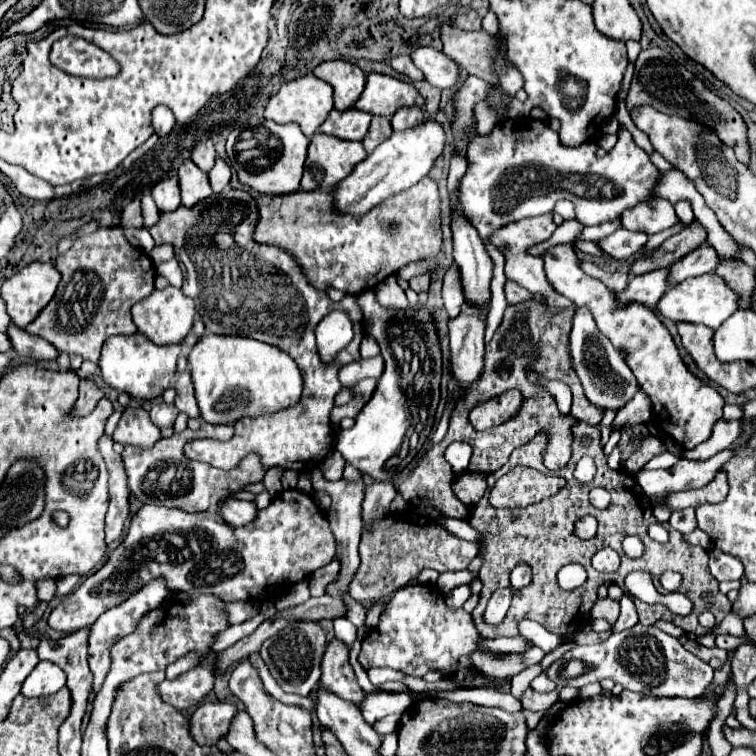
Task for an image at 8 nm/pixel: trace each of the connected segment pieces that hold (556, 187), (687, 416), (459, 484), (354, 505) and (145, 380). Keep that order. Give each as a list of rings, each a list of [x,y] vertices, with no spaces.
[[[508,119],[496,125],[488,135],[476,137],[468,147],[468,171],[458,189],[458,209],[466,213],[466,219],[478,229],[482,241],[486,241],[486,251],[492,251],[490,235],[510,221],[518,221],[522,217],[544,215],[554,209],[554,203],[560,199],[570,199],[576,209],[576,221],[582,225],[600,225],[606,221],[616,221],[622,217],[626,209],[642,201],[652,201],[656,197],[656,187],[660,181],[658,167],[650,161],[650,157],[634,143],[630,131],[620,125],[618,143],[604,157],[596,157],[596,145],[586,143],[578,147],[562,145],[556,131],[548,127],[544,121],[536,119]]]
[[[570,243],[556,245],[544,255],[544,269],[550,285],[564,297],[568,297],[574,307],[586,305],[590,309],[598,329],[606,335],[616,349],[626,349],[628,367],[636,375],[640,389],[650,397],[654,407],[656,423],[672,435],[682,447],[692,449],[698,443],[704,443],[712,435],[712,427],[718,419],[722,419],[724,399],[712,387],[706,387],[698,377],[694,377],[672,341],[672,335],[662,325],[660,317],[646,309],[644,305],[622,305],[622,309],[614,309],[614,291],[608,289],[602,281],[586,275],[578,267],[578,257]]]
[[[466,471],[464,475],[460,475],[452,481],[452,491],[466,505],[476,505],[482,499],[482,495],[486,493],[486,475]]]
[[[320,469],[310,471],[310,481],[314,491],[326,491],[332,497],[332,507],[328,513],[328,521],[330,521],[330,529],[336,537],[336,559],[340,561],[340,573],[338,579],[332,581],[326,587],[326,595],[330,597],[340,597],[340,601],[344,601],[344,597],[348,595],[348,585],[354,579],[354,573],[358,571],[360,565],[360,557],[358,557],[358,543],[360,543],[360,535],[362,535],[362,521],[360,521],[360,503],[364,499],[364,481],[360,483],[346,483],[344,479],[340,481],[326,481],[322,477]]]
[[[132,333],[130,337],[110,337],[102,347],[100,373],[108,387],[128,393],[134,399],[154,399],[162,395],[176,375],[176,359],[180,355],[180,345],[156,345],[142,333]]]

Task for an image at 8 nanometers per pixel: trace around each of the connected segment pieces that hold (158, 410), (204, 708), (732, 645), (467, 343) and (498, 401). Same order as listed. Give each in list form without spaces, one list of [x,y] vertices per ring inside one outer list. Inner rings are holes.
[[[154,403],[150,409],[150,417],[152,417],[154,425],[158,425],[160,429],[172,427],[176,417],[178,417],[178,409],[174,405],[168,405],[168,403]]]
[[[204,701],[190,717],[190,735],[198,745],[216,745],[216,739],[228,733],[230,721],[238,709],[230,703]]]
[[[724,633],[724,635],[718,635],[718,637],[716,637],[716,647],[722,647],[722,649],[736,649],[738,645],[742,645],[742,641],[746,641],[748,645],[754,645],[754,643],[750,643],[748,637],[734,637],[734,635]]]
[[[466,300],[460,315],[448,323],[450,327],[450,351],[452,373],[462,385],[462,393],[470,389],[484,367],[484,331],[486,331],[488,307],[474,309]]]
[[[510,389],[498,397],[492,397],[486,403],[476,405],[469,413],[469,421],[479,431],[496,427],[514,417],[514,413],[518,413],[520,409],[520,403],[522,403],[520,391]]]

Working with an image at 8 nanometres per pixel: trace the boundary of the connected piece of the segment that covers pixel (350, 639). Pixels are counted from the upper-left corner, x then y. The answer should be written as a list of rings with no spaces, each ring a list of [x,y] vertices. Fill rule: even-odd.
[[[346,618],[334,619],[333,627],[336,637],[343,641],[350,650],[357,637],[356,627]]]

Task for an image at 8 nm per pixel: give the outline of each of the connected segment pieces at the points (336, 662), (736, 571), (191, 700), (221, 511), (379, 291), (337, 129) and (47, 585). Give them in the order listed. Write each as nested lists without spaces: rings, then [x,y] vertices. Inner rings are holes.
[[[334,639],[326,647],[326,653],[322,659],[320,685],[326,685],[330,693],[338,693],[338,697],[344,697],[346,701],[354,701],[356,707],[358,707],[358,701],[366,697],[348,661],[348,649],[338,639]]]
[[[710,549],[710,573],[718,579],[718,581],[738,581],[744,573],[744,567],[738,559],[724,555],[718,549]]]
[[[202,665],[194,667],[192,671],[180,675],[174,681],[162,681],[158,685],[158,693],[162,701],[170,703],[174,709],[190,709],[196,707],[204,697],[214,689],[214,677]]]
[[[228,497],[226,501],[220,501],[218,509],[216,509],[216,513],[228,525],[234,525],[234,527],[250,523],[256,517],[256,511],[258,509],[256,509],[254,501],[242,501],[242,499],[236,499],[236,497]]]
[[[390,275],[382,283],[378,283],[378,287],[374,287],[374,293],[382,307],[388,307],[388,309],[406,309],[408,307],[406,295],[404,295],[402,287],[396,283],[394,275]]]
[[[332,109],[324,125],[320,125],[320,131],[346,141],[362,141],[362,137],[368,133],[370,121],[372,115],[364,111],[346,109],[346,113],[338,113],[338,109]]]
[[[40,581],[38,583],[38,599],[40,601],[52,601],[56,597],[56,583],[50,581]]]

